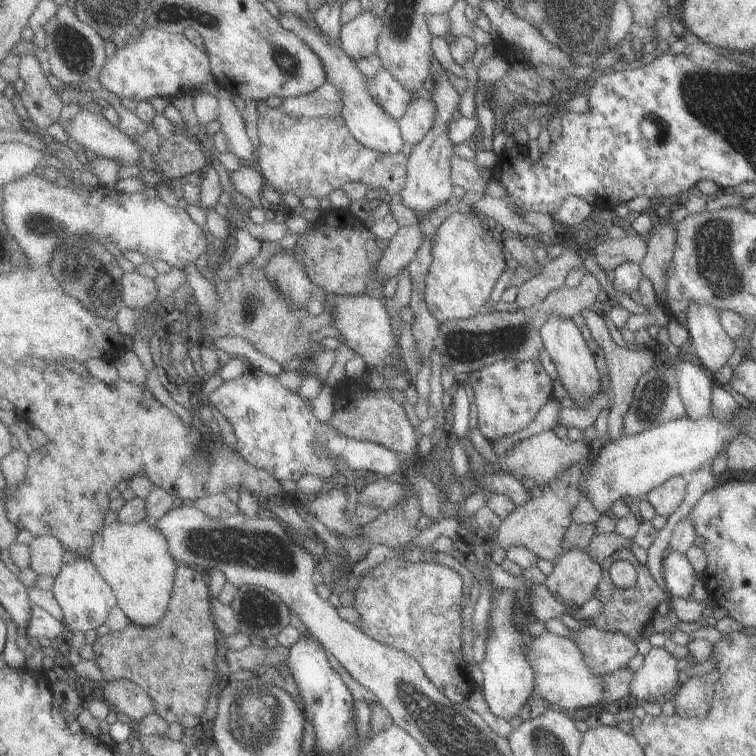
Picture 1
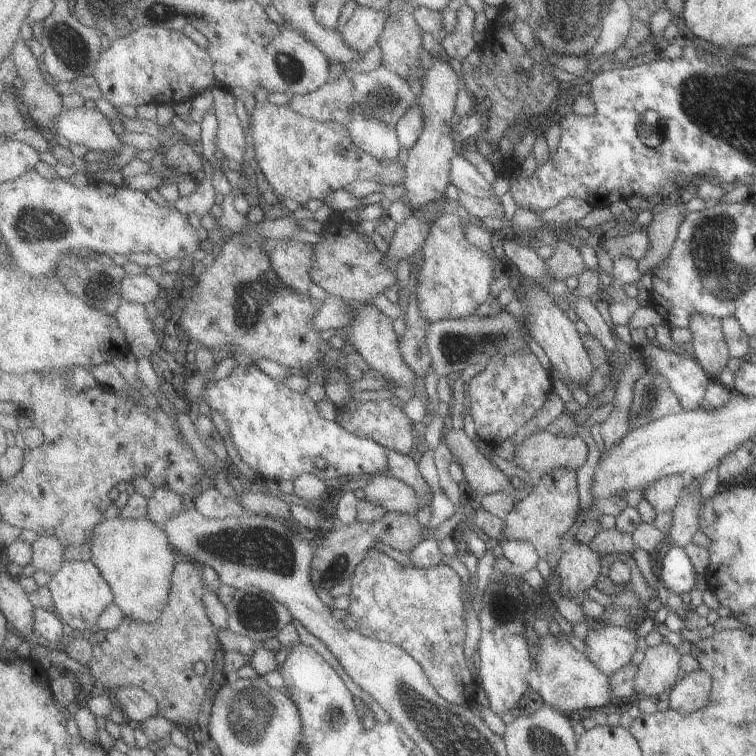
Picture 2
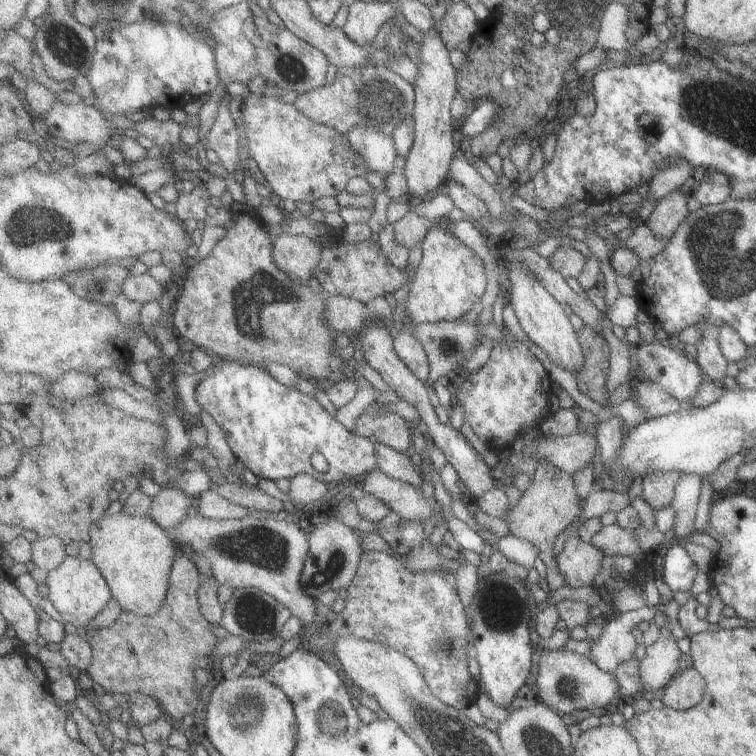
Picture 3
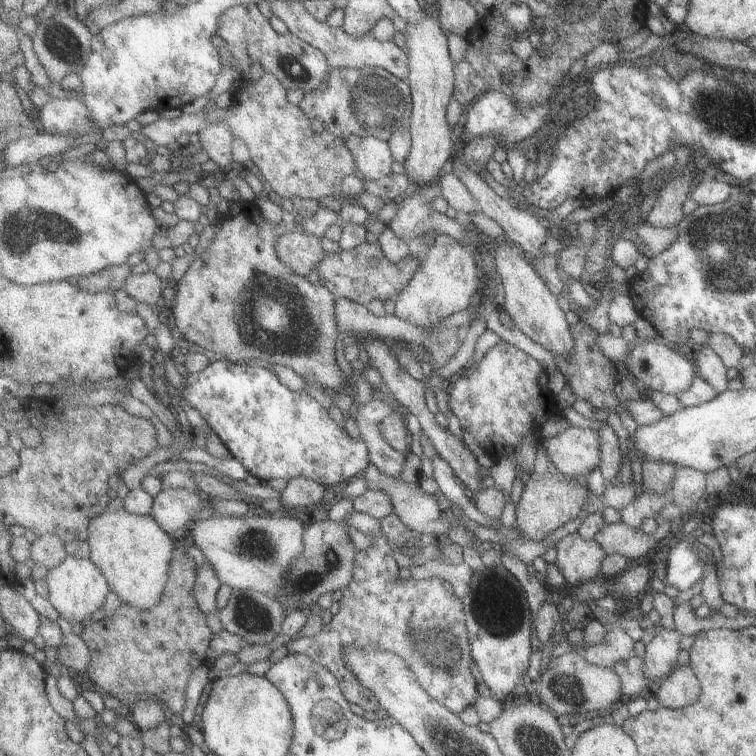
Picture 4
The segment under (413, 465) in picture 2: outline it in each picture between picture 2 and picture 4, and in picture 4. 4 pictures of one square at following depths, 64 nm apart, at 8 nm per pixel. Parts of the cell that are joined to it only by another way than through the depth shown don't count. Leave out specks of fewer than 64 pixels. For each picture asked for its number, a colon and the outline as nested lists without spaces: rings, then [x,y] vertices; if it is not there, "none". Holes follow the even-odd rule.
3: [[[371,436],[371,442],[375,444],[377,448],[377,458],[379,458],[379,470],[397,478],[397,480],[403,480],[403,482],[409,482],[409,484],[415,484],[419,488],[419,484],[425,482],[425,478],[413,470],[411,466],[411,460],[409,460],[409,454],[403,454],[387,444],[383,444],[381,440],[377,440],[377,436]]]
4: [[[371,398],[365,404],[359,404],[355,408],[355,426],[361,434],[361,440],[369,446],[371,452],[371,464],[377,464],[379,470],[391,478],[399,478],[401,468],[405,466],[407,454],[397,452],[383,436],[381,422],[393,414],[393,408],[377,398]]]

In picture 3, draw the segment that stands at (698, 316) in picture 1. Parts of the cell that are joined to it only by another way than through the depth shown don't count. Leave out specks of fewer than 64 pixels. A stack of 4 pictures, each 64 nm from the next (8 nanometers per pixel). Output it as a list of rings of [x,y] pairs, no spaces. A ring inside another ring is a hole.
[[[699,324],[699,330],[703,338],[697,342],[697,358],[695,362],[701,366],[705,380],[717,382],[723,386],[723,380],[727,378],[727,358],[723,356],[719,336],[721,328],[719,326],[709,326],[709,324]]]

